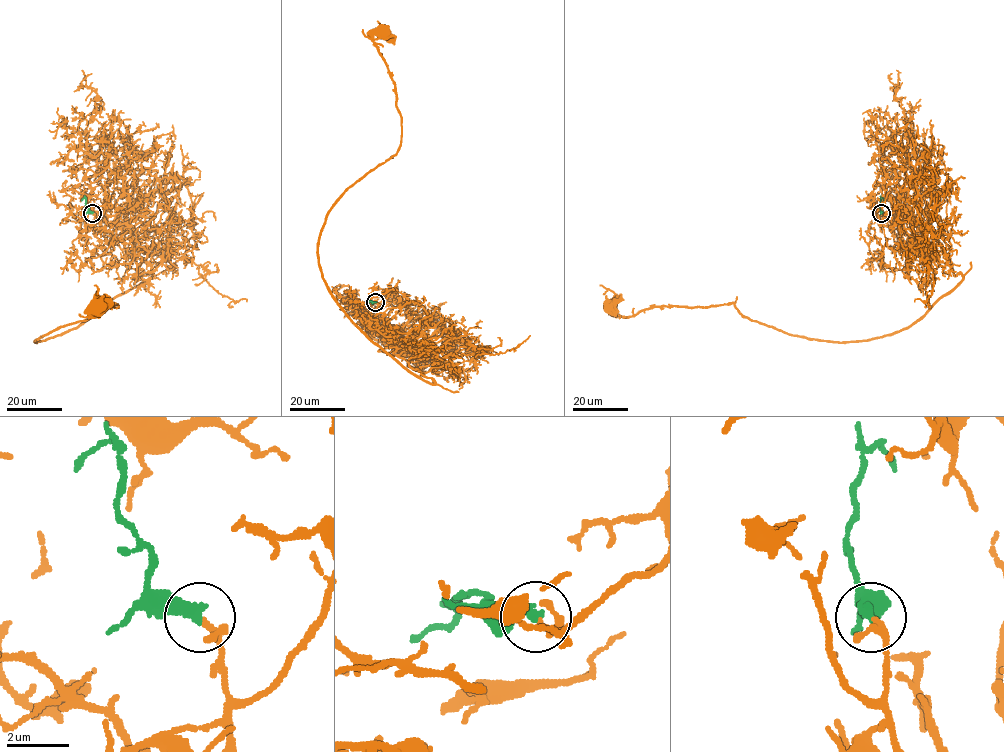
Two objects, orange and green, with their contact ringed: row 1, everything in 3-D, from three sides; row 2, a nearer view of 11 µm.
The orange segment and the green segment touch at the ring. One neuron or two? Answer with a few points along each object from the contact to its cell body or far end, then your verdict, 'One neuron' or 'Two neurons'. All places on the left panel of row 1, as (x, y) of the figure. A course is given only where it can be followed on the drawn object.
Course of orange: (93, 213), (90, 252), (129, 223), (116, 239), (150, 276), (34, 340), (118, 307), (98, 307). Course of green: (92, 213), (85, 199), (81, 200). One neuron

